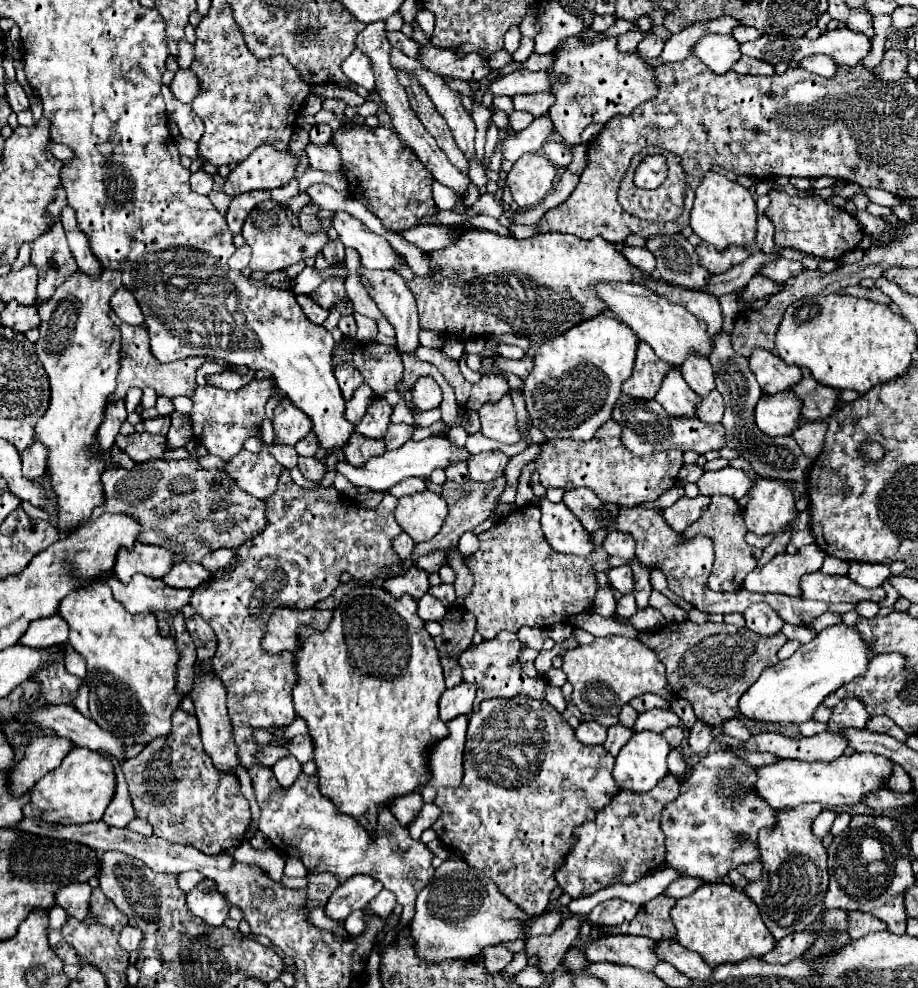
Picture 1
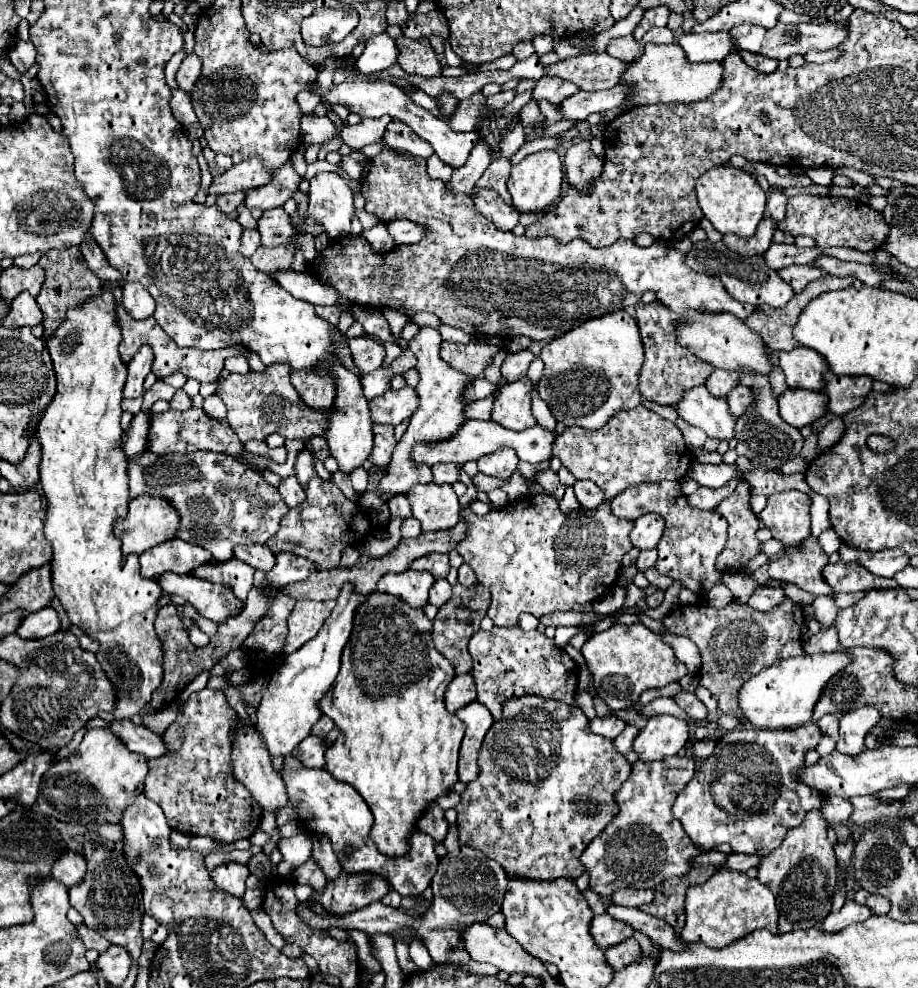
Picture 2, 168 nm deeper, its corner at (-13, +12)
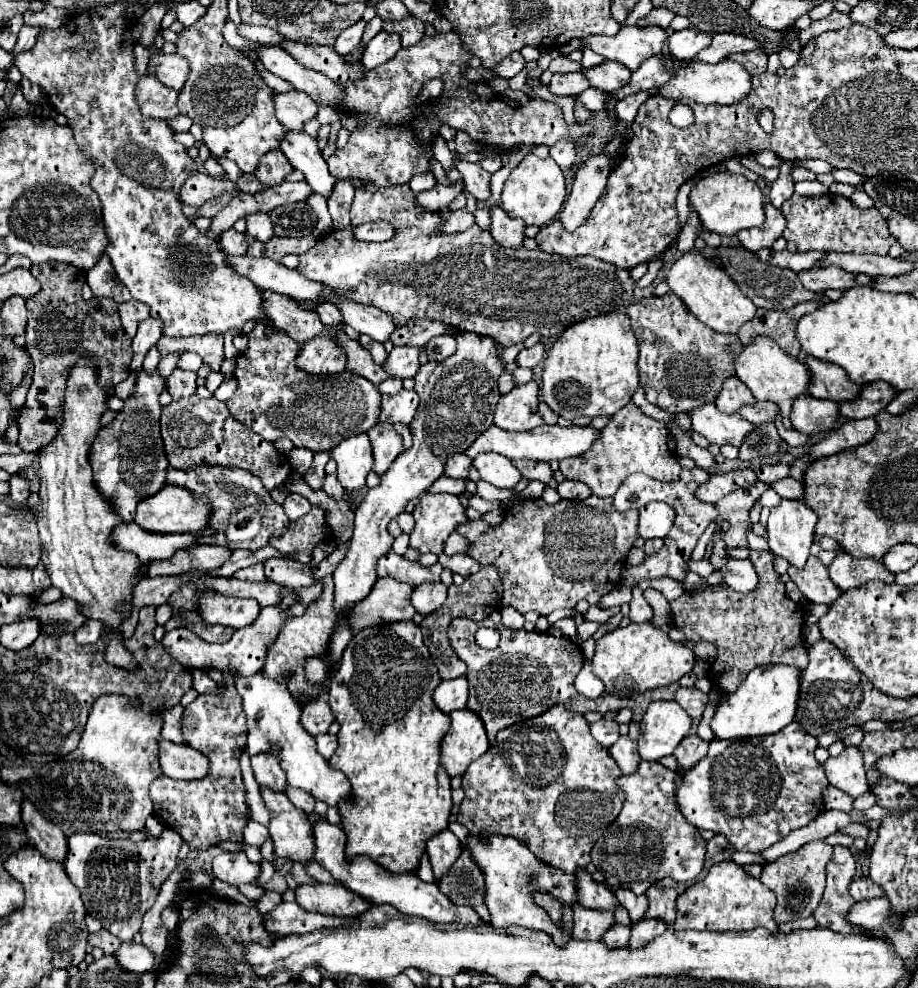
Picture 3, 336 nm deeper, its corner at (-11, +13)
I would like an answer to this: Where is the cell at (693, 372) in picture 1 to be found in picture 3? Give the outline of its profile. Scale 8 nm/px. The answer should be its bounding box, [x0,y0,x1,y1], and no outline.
[715,379,755,415]

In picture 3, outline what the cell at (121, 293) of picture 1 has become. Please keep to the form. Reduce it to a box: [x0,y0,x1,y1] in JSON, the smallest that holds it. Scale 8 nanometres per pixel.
[119,299,149,339]

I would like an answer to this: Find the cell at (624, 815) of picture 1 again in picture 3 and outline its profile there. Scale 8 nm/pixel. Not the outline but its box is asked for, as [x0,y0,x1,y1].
[591,761,705,893]

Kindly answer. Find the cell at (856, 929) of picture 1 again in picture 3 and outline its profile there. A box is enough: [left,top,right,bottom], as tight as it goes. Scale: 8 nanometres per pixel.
[849,877,883,901]

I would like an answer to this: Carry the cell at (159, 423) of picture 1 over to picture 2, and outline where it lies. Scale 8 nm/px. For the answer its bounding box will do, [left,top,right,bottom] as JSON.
[169,390,191,412]

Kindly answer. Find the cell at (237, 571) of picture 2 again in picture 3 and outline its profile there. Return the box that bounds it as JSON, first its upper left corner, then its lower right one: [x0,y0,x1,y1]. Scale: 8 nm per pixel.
[235,565,269,583]

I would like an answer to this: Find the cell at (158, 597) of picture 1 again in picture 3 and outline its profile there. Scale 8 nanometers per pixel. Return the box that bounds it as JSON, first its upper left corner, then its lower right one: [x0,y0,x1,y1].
[199,595,261,629]

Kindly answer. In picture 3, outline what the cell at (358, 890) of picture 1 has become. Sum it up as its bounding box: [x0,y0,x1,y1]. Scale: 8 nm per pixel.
[295,885,371,917]

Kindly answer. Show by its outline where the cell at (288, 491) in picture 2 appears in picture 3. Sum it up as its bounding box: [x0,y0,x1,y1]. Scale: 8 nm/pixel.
[283,493,311,521]

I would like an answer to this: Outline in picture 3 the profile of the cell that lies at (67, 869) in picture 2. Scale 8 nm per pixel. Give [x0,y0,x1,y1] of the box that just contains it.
[21,799,67,863]

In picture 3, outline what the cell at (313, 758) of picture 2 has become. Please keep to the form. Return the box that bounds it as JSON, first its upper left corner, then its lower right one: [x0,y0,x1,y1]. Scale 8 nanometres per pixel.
[315,733,337,759]

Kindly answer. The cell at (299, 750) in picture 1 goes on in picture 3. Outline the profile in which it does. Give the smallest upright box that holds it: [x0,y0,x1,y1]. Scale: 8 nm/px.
[301,693,335,737]

